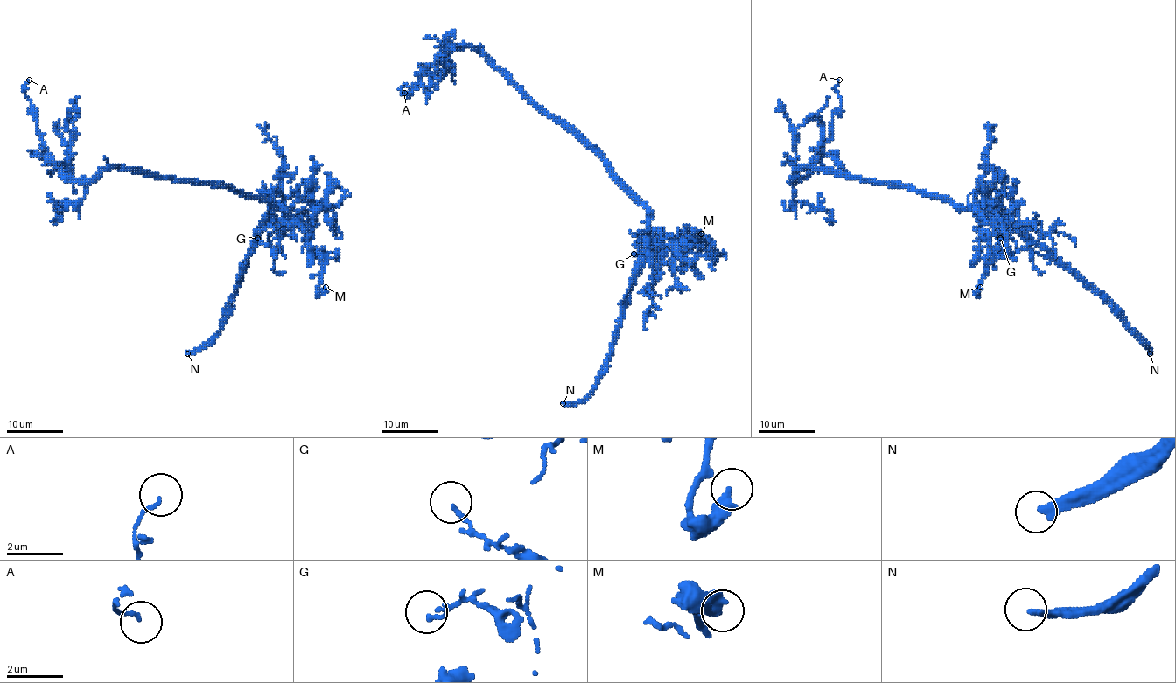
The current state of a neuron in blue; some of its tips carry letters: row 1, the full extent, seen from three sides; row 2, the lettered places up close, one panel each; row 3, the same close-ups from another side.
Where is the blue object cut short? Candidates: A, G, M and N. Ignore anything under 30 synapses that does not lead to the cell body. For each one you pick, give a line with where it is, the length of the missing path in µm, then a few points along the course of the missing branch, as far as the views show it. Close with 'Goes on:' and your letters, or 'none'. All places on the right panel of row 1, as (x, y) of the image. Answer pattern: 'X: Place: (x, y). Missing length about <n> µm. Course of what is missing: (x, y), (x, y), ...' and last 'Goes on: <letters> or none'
N: Place: (1150, 353). Missing length about 45 µm
Goes on: N

